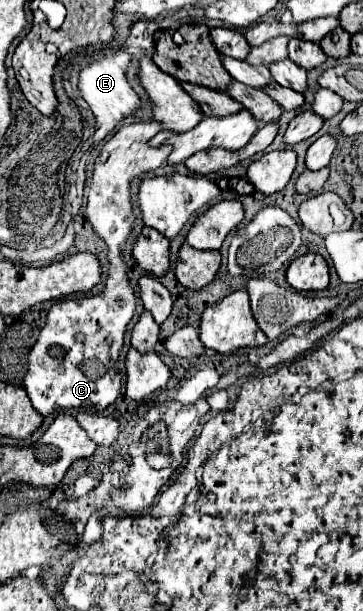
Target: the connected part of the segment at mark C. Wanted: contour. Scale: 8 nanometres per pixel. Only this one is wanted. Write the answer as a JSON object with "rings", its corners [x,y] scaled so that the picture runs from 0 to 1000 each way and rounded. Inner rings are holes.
{"rings":[[[306,404],[300,417],[306,437],[284,480],[234,489],[179,489],[135,506],[129,529],[80,574],[80,601],[63,620],[91,669],[113,682],[163,673],[251,673],[212,676],[212,689],[262,728],[306,728],[328,715],[328,692],[311,682],[262,676],[289,673],[328,650],[333,610],[322,591],[350,532],[372,512],[372,483],[350,450],[355,437],[328,417],[328,404]]]}

